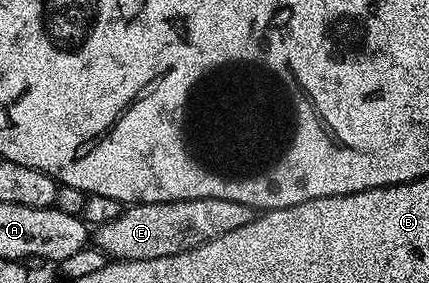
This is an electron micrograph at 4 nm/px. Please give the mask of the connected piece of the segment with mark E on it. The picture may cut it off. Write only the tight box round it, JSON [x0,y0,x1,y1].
[97,198,256,262]

